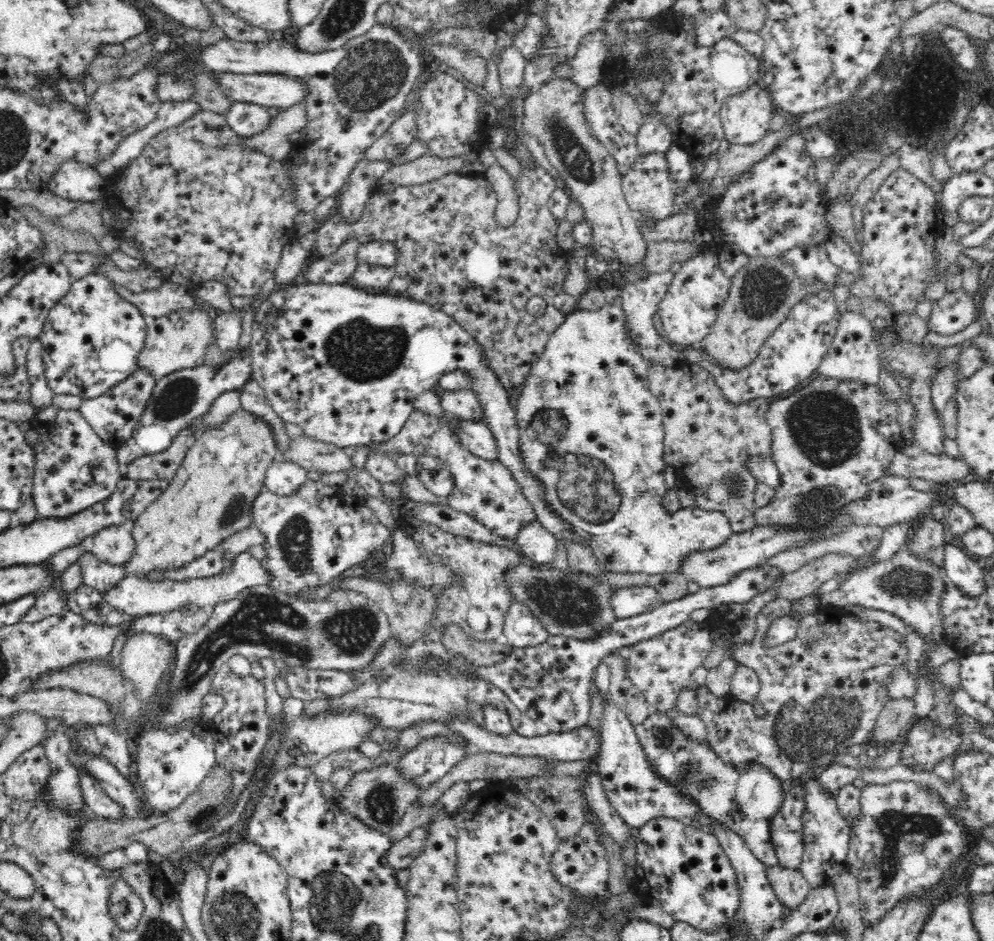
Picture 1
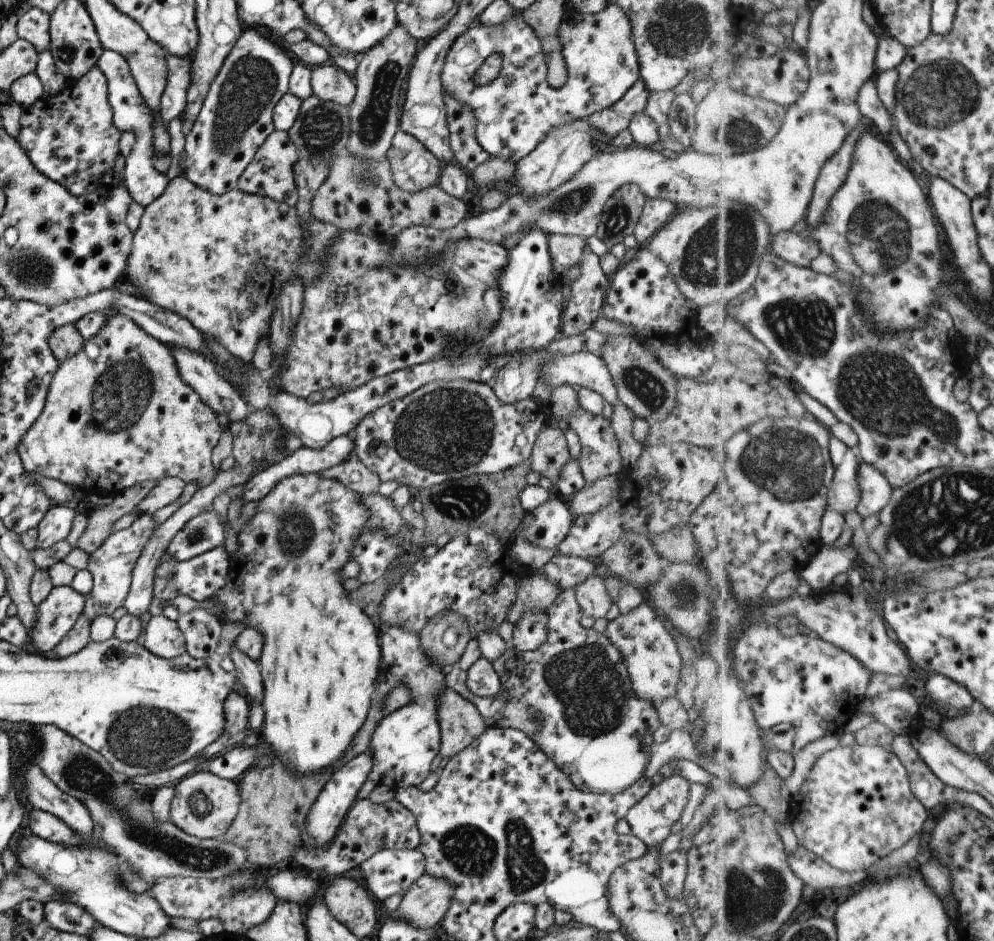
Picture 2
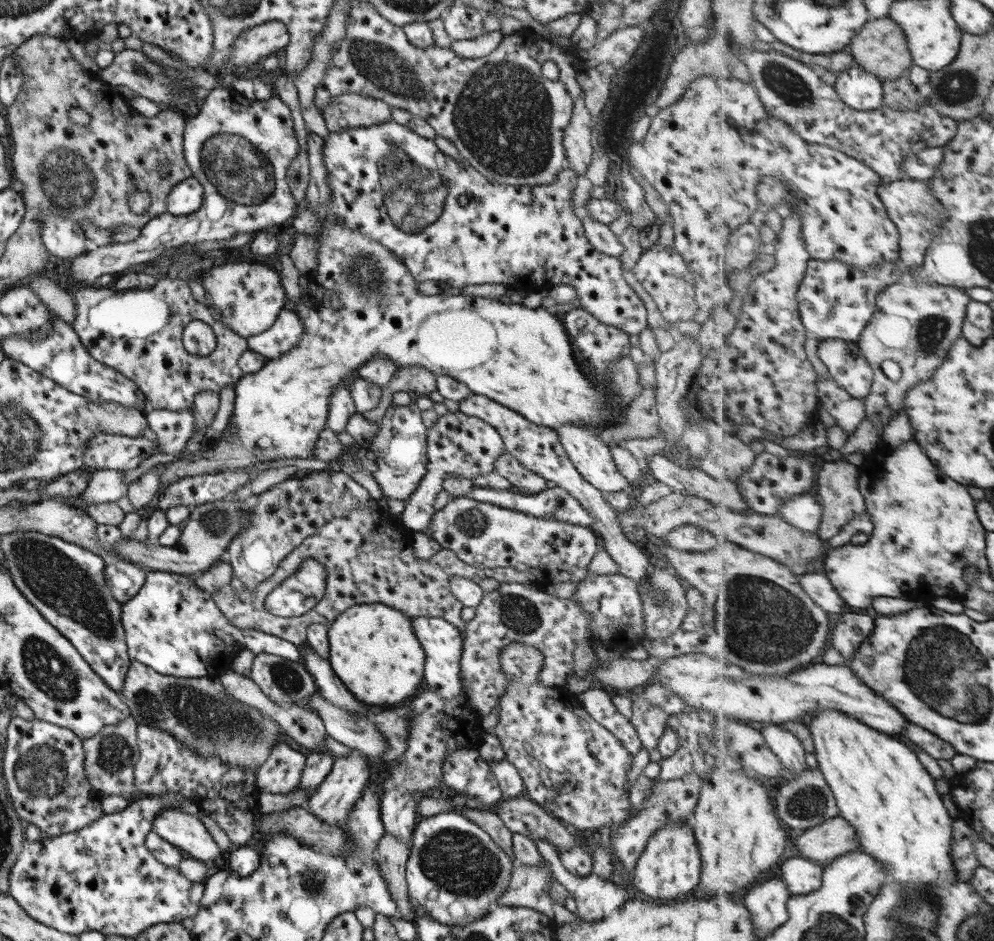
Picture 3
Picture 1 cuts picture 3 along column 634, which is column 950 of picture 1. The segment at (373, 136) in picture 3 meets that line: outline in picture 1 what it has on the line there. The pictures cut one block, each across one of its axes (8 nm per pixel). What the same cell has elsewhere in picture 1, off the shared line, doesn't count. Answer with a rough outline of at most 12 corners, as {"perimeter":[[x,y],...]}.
{"perimeter":[[964,290],[932,302],[929,330],[962,332],[974,317]]}

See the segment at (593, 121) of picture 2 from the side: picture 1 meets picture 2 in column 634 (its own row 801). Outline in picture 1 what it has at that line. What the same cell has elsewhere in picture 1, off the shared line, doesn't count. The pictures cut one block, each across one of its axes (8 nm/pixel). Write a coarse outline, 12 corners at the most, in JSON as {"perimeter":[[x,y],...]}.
{"perimeter":[[78,769],[85,810],[100,819],[123,818],[122,807],[98,779]]}

